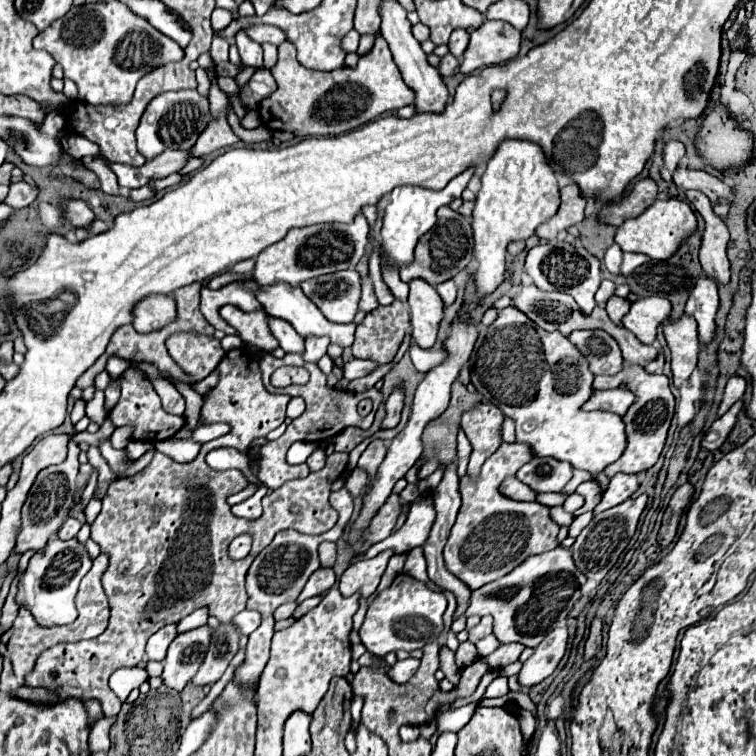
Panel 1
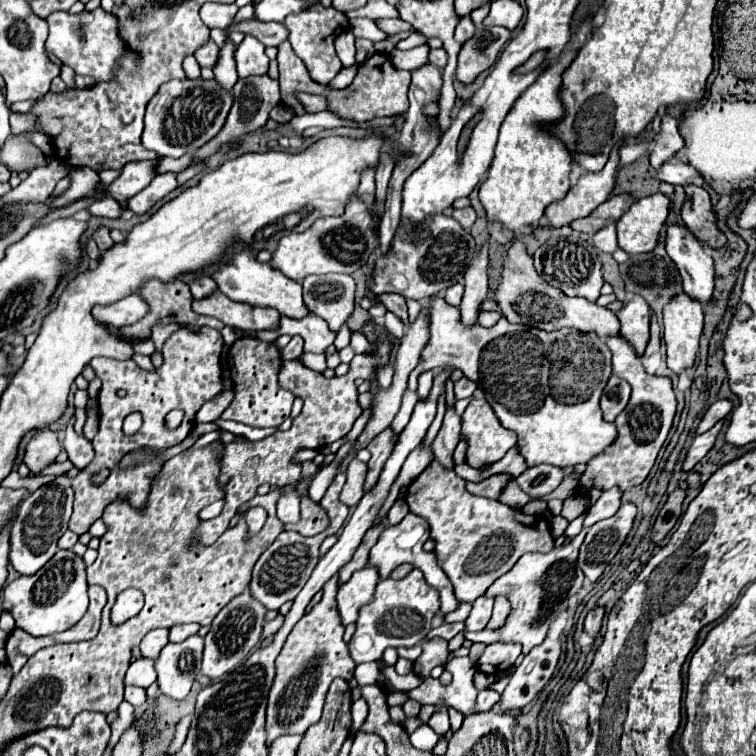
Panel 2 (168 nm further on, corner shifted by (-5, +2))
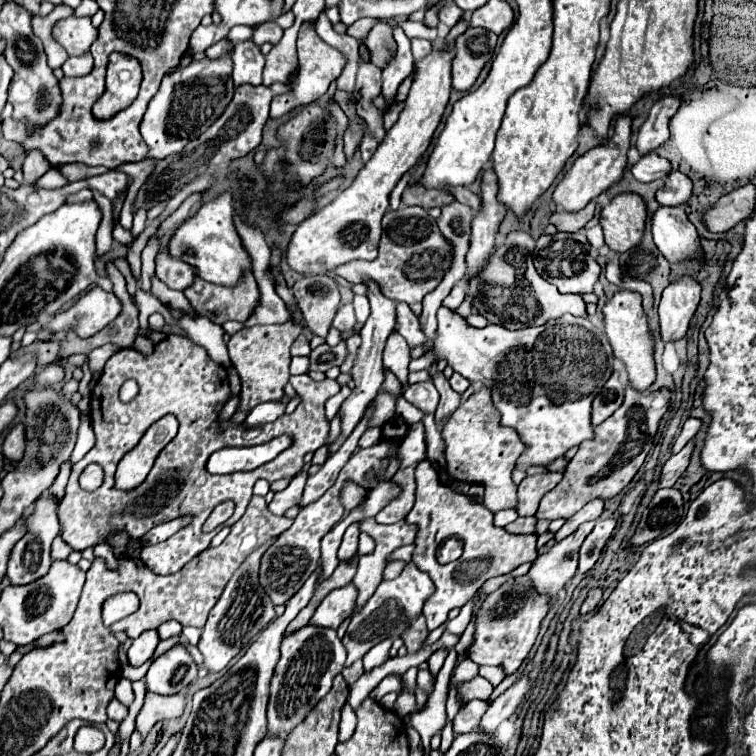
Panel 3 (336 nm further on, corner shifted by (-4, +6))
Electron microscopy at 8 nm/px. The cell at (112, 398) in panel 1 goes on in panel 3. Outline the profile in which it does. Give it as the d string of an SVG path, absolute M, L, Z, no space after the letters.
M134 379L127 380L119 392L120 400L123 402L131 401L138 394L138 385Z

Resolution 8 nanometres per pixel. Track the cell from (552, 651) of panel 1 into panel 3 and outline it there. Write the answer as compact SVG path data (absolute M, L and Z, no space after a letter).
M524 675L518 683L514 683L510 689L506 689L506 691L488 707L488 711L484 713L484 717L482 717L482 721L478 723L476 729L482 729L482 731L486 731L486 733L494 733L496 727L498 727L504 719L508 719L508 717L514 715L514 711L518 709L520 701L524 699L528 687L530 687L530 681L528 681L528 675Z

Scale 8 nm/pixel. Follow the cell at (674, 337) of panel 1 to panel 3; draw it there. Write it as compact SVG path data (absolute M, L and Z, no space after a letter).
M684 275L678 281L670 283L660 299L660 333L664 341L682 339L688 331L690 319L700 301L700 283Z

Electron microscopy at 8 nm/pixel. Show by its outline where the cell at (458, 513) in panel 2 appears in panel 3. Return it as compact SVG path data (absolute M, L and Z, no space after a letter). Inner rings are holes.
M420 461L416 467L416 503L406 515L406 523L418 527L412 563L420 571L428 573L436 585L436 591L422 609L426 627L430 631L440 627L448 619L448 611L454 607L462 607L488 579L506 575L518 565L534 561L538 557L536 535L510 535L504 529L494 527L492 513L482 503L476 503L470 497L440 485L438 473L430 467L430 461ZM448 537L462 539L464 553L454 563L440 565L436 561L436 549Z

